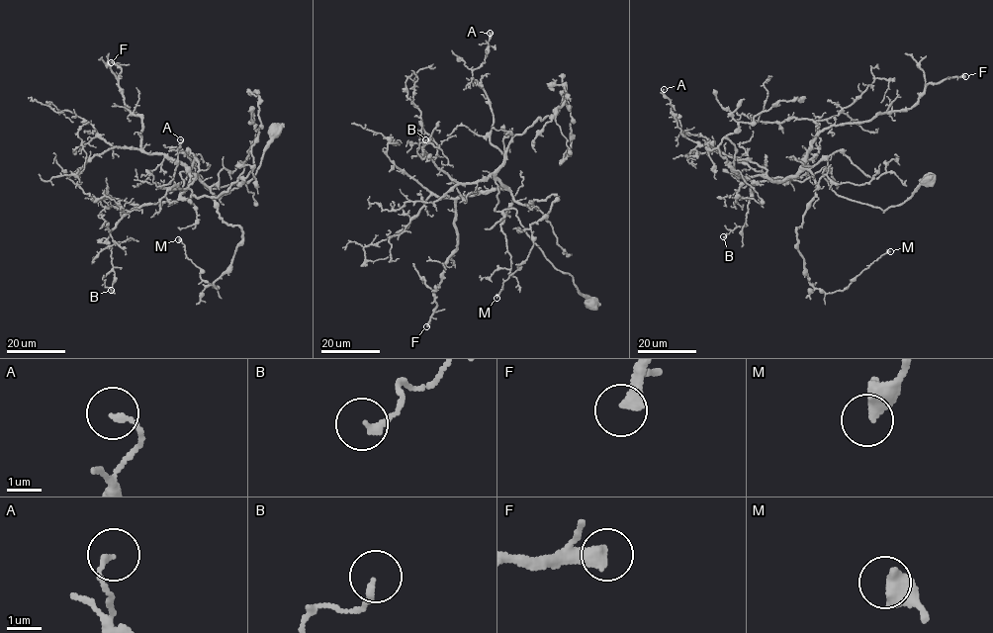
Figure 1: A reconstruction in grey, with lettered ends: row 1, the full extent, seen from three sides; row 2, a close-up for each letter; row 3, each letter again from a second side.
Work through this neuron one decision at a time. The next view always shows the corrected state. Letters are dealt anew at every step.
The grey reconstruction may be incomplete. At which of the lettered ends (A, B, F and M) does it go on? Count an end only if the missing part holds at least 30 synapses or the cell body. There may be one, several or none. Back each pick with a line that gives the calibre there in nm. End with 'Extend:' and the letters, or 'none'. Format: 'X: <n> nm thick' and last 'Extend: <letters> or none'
F: 360 nm thick
Extend: F

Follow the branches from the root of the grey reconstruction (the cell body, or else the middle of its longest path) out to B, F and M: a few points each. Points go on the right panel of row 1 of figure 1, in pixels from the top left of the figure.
B: (928, 179), (883, 211), (837, 195), (826, 166), (802, 181), (772, 178), (752, 186), (746, 226), (723, 236)
F: (928, 179), (883, 211), (837, 195), (826, 159), (804, 161), (821, 131), (908, 110), (929, 83), (965, 76)
M: (928, 179), (883, 211), (837, 195), (826, 159), (810, 169), (796, 227), (809, 283), (845, 289), (890, 251)

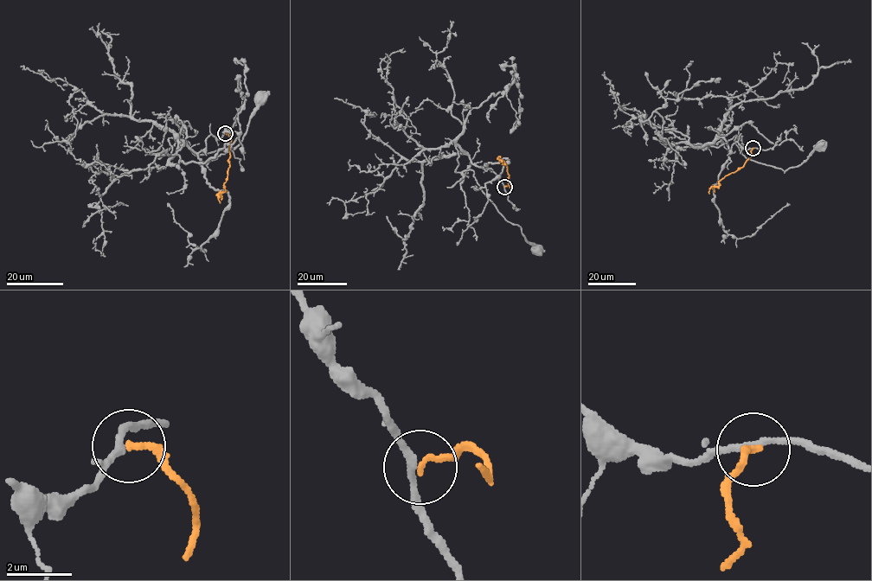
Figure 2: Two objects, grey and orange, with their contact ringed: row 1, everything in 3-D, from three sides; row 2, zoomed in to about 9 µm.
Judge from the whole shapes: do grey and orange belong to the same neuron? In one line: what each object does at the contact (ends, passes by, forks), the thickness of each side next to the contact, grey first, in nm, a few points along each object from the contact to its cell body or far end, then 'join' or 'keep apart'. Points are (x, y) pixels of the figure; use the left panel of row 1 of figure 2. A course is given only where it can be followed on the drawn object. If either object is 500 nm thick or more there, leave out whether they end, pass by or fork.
grey passes by; orange ends there; 200 nm thick on the grey side, 190 nm on the other; grey runs (224, 133), (211, 135), (198, 152), (185, 128), (176, 139), (196, 155), (235, 148), (262, 98); orange runs (225, 133), (231, 141), (230, 166), (224, 184), (225, 190), (218, 194), (220, 203); keep apart

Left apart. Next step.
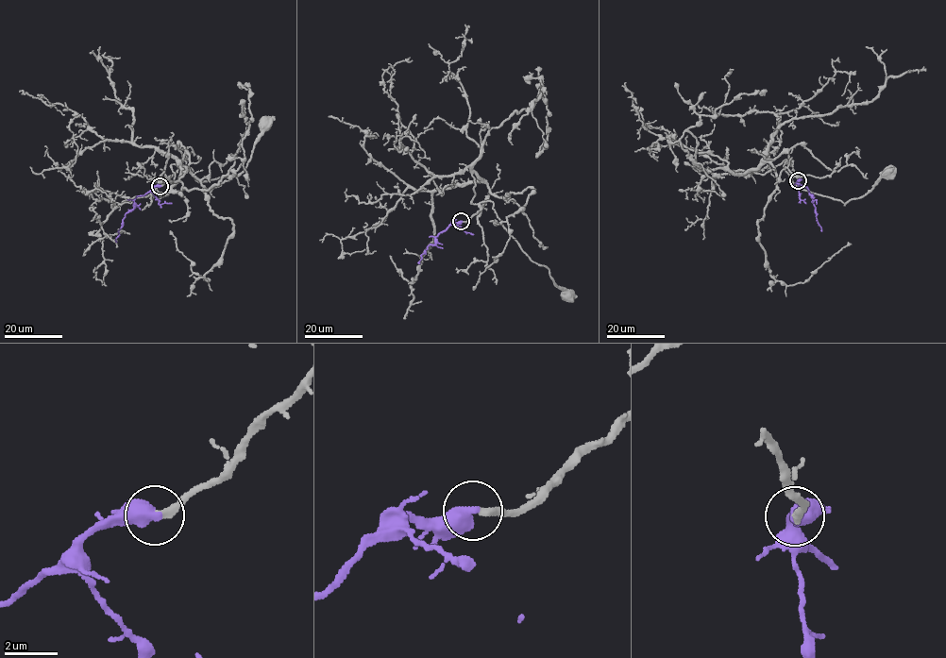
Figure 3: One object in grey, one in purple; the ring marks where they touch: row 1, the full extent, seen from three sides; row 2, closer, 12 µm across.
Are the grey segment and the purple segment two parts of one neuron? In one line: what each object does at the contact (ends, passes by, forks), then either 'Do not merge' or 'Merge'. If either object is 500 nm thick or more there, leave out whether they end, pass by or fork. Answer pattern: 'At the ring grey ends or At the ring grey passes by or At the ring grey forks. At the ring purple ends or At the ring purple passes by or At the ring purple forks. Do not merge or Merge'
Merge

